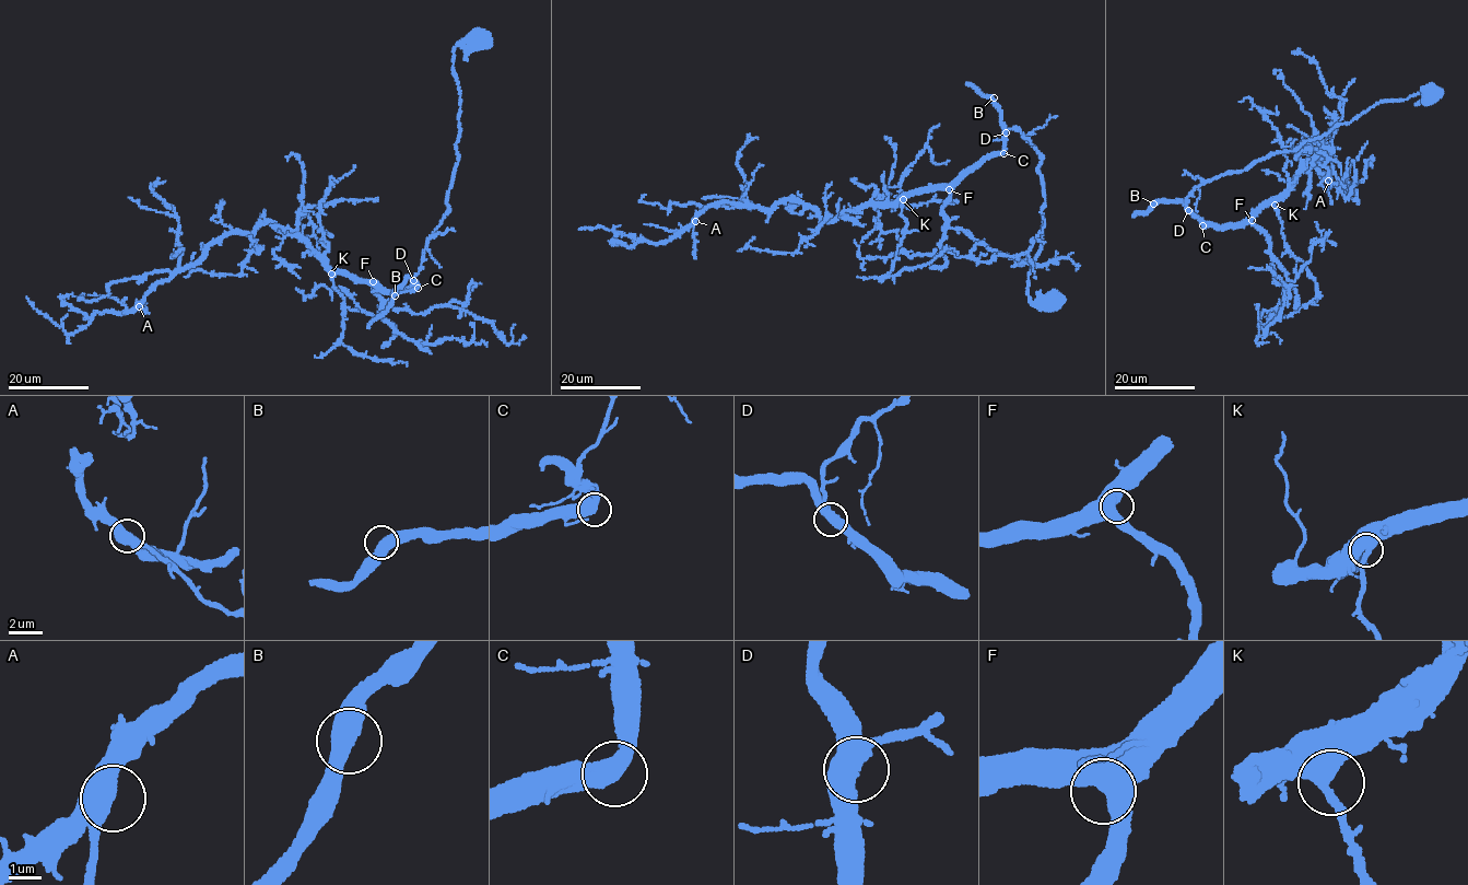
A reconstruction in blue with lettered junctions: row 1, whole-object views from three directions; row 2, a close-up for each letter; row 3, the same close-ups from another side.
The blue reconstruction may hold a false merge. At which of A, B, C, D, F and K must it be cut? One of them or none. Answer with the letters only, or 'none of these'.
none of these

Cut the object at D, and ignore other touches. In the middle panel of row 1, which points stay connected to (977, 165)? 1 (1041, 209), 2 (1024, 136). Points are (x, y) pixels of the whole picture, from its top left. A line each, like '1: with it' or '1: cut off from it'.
1: cut off from it
2: cut off from it

